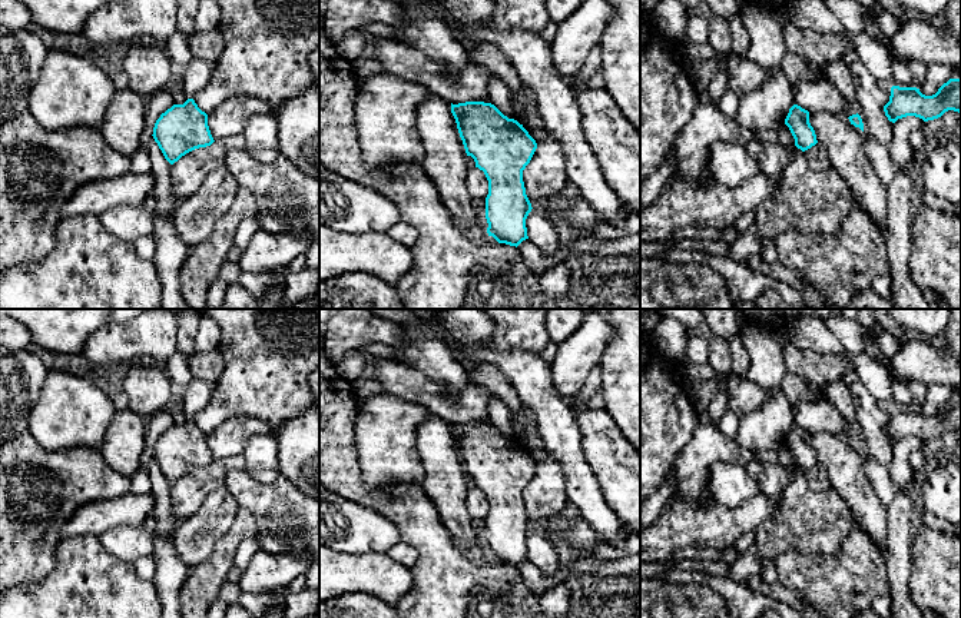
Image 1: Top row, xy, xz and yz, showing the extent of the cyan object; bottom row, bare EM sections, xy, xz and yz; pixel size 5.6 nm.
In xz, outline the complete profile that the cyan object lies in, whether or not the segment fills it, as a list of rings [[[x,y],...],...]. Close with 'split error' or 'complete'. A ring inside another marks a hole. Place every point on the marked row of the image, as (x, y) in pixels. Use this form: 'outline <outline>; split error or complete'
outline [[[451,103],[451,113],[467,156],[474,159],[475,167],[483,170],[488,180],[488,195],[486,197],[487,233],[498,243],[517,247],[523,240],[528,239],[526,219],[533,207],[526,195],[523,170],[530,163],[537,143],[523,124],[504,116],[491,103]]]; complete

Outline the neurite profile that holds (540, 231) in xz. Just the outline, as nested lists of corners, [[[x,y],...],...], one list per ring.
[[[537,207],[531,209],[526,219],[528,240],[543,253],[553,253],[559,249],[559,235],[551,220]]]

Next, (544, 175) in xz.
[[[549,133],[547,139],[537,144],[530,163],[523,170],[523,182],[533,209],[544,197],[561,193],[566,187],[569,182],[566,157],[553,134]]]

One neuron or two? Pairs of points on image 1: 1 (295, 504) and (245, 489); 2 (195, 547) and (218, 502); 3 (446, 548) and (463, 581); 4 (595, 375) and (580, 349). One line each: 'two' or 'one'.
1: one
2: one
3: one
4: two

